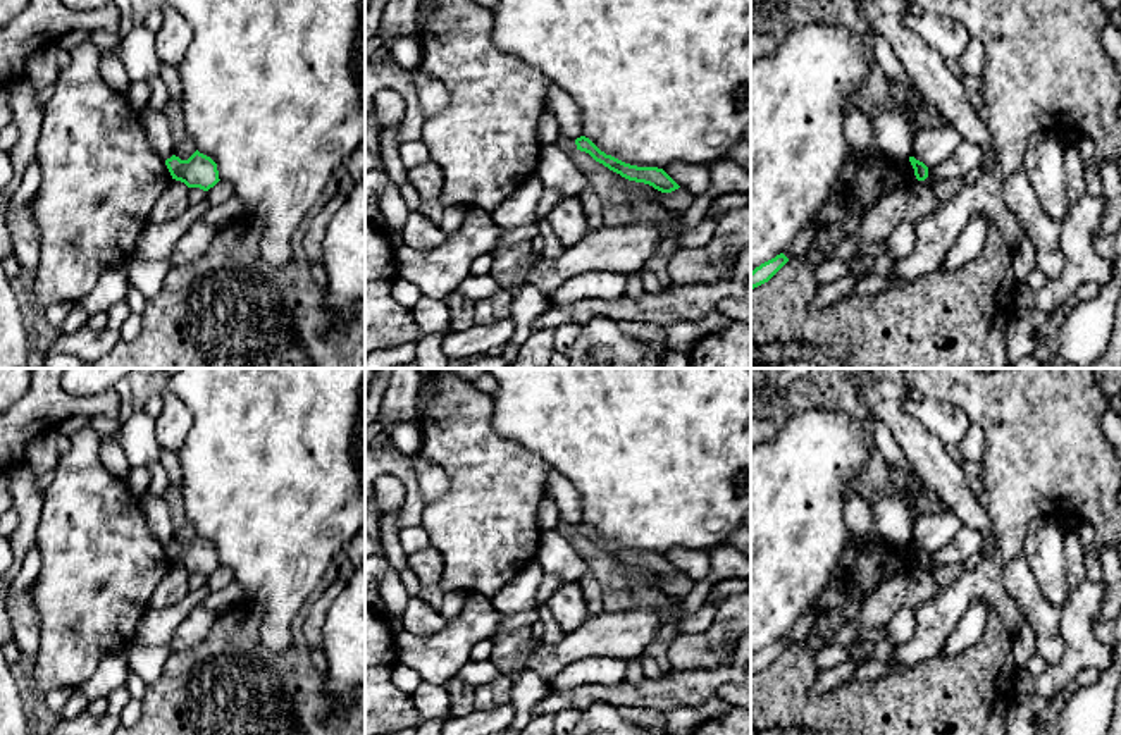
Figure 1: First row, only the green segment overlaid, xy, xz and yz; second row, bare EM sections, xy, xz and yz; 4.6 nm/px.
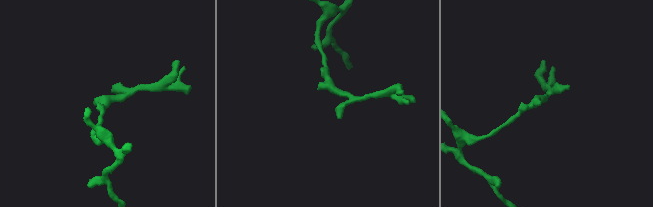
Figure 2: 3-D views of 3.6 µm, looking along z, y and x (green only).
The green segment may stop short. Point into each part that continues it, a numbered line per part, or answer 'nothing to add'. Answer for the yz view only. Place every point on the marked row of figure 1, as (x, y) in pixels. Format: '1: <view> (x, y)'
nothing to add

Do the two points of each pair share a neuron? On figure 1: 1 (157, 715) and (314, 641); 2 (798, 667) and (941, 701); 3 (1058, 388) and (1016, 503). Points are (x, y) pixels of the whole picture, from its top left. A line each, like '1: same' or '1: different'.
1: different
2: same
3: same

